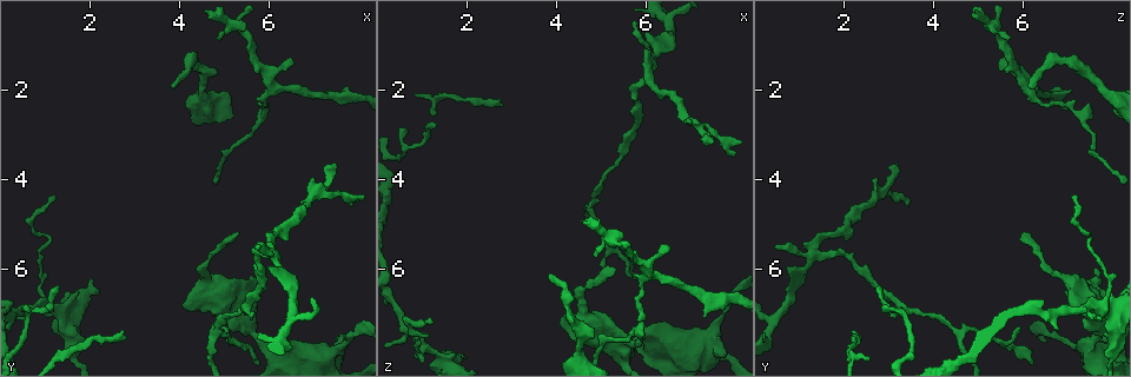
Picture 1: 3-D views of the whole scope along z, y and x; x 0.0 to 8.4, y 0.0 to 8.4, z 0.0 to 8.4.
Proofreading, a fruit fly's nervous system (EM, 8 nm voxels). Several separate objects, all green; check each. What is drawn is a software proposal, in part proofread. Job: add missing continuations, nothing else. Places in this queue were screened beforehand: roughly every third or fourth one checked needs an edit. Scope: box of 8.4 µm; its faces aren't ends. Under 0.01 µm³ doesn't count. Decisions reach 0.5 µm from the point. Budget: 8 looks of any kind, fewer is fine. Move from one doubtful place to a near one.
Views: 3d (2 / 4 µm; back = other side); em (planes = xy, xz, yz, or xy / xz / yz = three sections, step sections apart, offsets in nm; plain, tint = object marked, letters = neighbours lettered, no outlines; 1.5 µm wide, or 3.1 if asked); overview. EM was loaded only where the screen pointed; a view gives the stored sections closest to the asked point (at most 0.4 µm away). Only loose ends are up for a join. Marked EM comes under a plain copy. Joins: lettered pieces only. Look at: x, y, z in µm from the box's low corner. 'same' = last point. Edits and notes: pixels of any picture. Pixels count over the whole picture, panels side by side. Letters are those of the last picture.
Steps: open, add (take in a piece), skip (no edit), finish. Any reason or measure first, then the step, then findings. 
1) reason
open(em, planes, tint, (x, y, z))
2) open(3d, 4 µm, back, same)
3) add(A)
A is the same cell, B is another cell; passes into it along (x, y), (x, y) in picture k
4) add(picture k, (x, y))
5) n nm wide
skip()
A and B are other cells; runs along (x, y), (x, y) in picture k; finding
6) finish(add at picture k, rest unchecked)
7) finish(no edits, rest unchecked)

branch stops here
open(em, planes, letters, (5.80, 6.00, 7.60))

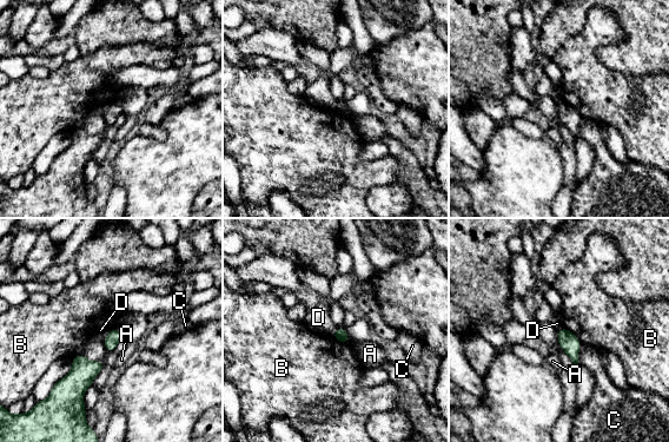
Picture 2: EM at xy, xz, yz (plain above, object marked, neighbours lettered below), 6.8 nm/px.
skip()
A, B, C and D are other cells; border along (113, 325), (103, 341) in picture 2; none of them fits

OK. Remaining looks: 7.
branch stops here
open(3d, 4 µm, (5.05, 7.25, 5.95))

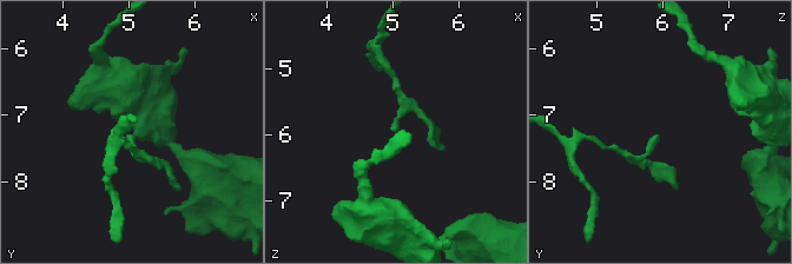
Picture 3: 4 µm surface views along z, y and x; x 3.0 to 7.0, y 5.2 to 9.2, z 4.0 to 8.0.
open(em, planes, tint, (5.05, 7.30, 5.95))

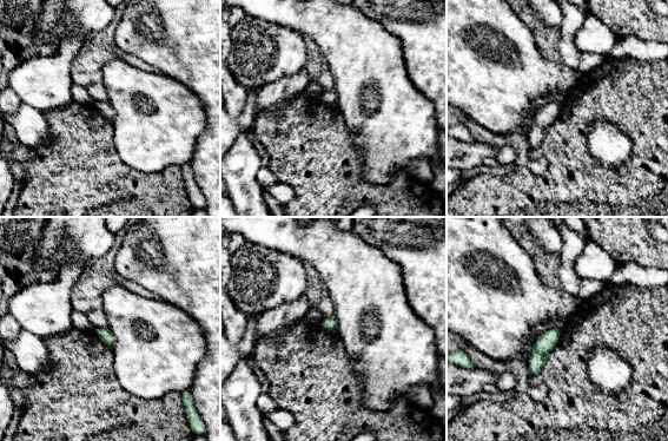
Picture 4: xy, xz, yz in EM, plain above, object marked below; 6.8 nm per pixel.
see the neighbours
open(em, planes, letters, same)

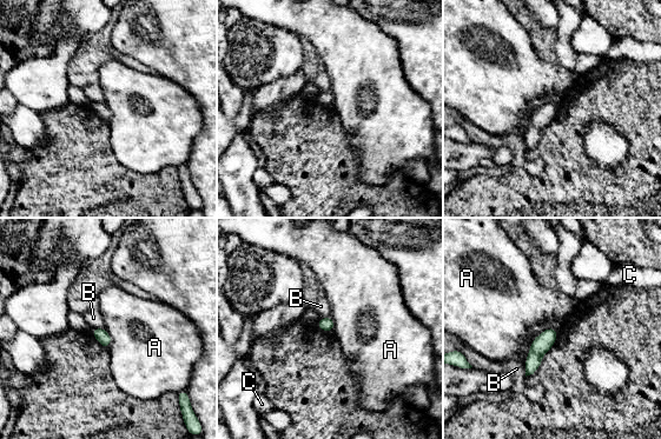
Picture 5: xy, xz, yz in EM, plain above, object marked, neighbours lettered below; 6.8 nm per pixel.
skip()
A, B and C are other cells; border along (555, 327), (531, 341), (524, 376) in picture 5; none of them fits

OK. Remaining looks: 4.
an open end
open(em, planes, letters, (1.20, 4.40, 7.10))

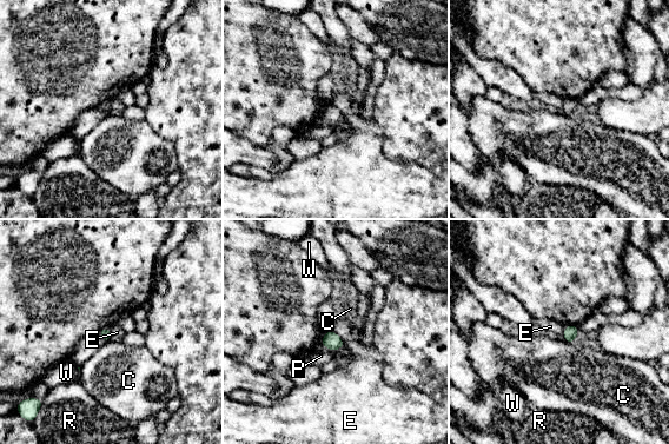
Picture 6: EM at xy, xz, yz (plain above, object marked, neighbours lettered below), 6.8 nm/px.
80 nm wide
skip()
C, E, P, R and W are other cells; none of them fits

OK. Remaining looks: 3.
finish(no edits, rest unchecked)

